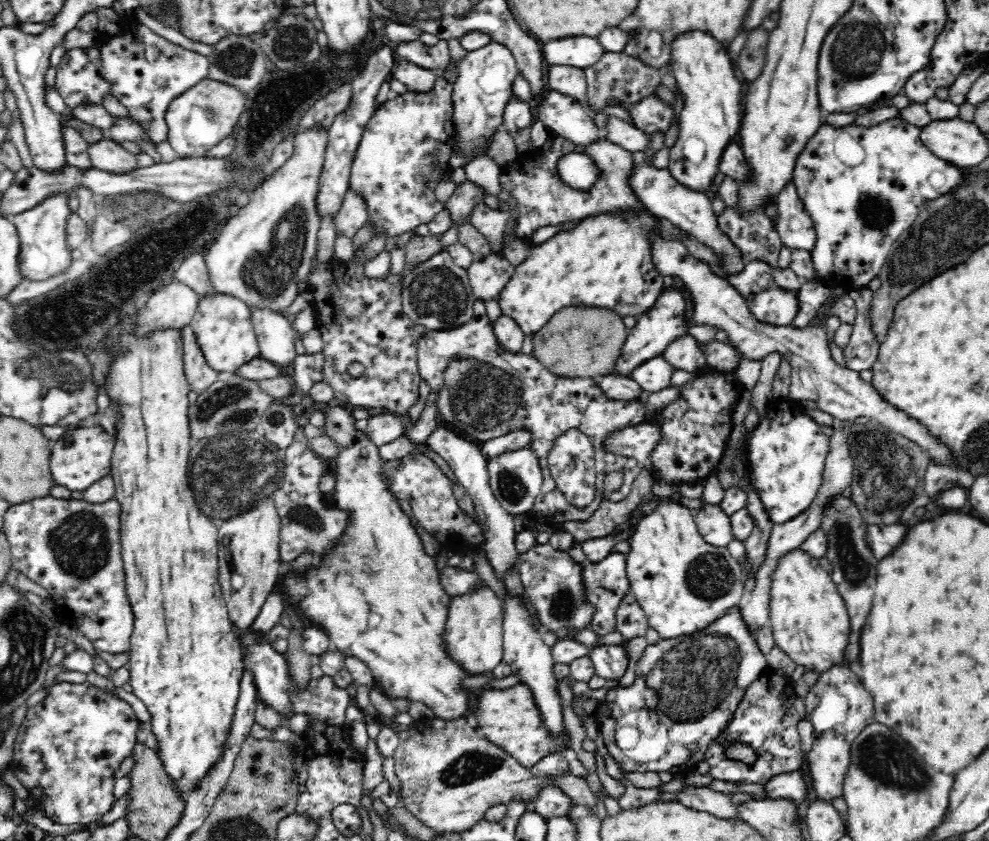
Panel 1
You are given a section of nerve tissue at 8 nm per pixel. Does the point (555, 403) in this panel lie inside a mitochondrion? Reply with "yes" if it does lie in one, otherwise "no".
no

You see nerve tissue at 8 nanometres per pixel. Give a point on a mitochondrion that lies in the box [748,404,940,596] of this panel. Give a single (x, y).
(888, 467)

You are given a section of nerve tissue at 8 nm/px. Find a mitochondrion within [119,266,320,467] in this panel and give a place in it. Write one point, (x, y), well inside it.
(228, 407)

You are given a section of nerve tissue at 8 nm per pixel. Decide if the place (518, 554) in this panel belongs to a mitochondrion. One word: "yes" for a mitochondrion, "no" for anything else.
no

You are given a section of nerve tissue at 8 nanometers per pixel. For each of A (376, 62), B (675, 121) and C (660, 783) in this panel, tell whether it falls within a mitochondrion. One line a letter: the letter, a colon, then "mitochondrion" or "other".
A: other
B: other
C: other

